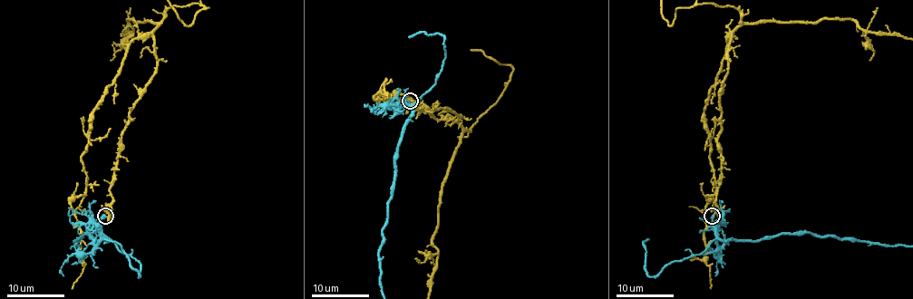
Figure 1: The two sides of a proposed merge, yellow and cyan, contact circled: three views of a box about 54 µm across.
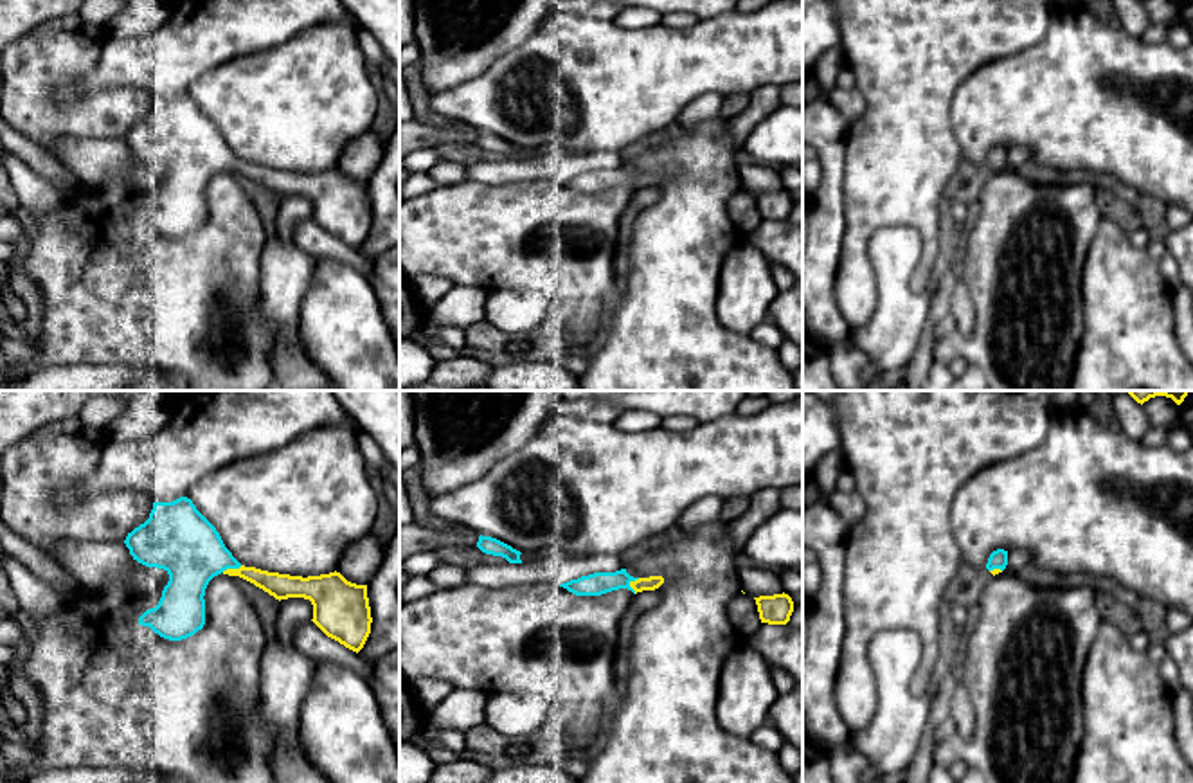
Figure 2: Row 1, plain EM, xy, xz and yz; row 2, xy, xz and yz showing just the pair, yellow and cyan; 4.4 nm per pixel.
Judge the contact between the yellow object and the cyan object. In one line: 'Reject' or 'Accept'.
Reject

